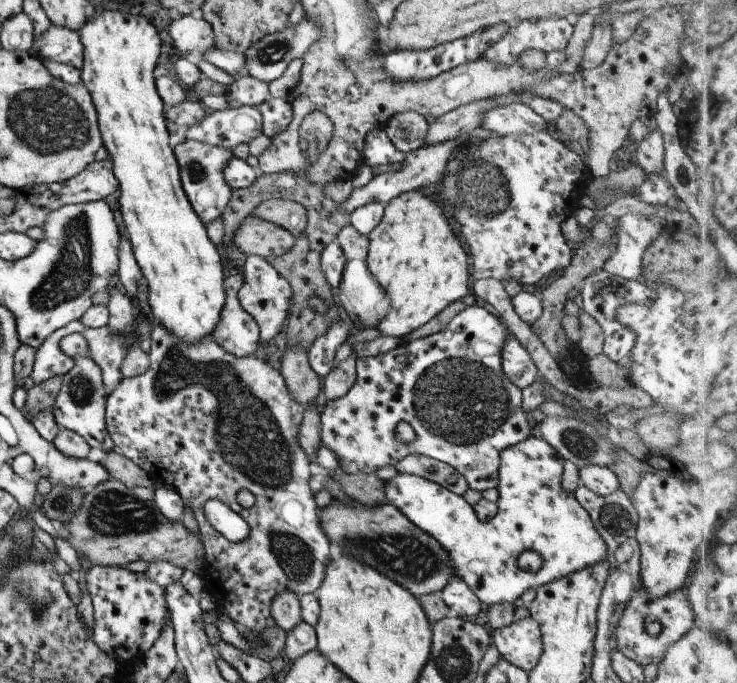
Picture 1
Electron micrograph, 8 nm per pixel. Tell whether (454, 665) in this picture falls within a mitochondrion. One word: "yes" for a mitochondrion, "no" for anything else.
yes

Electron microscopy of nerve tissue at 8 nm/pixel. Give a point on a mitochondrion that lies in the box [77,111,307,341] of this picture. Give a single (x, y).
(198, 171)

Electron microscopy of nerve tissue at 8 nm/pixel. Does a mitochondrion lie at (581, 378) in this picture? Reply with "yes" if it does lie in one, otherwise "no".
no

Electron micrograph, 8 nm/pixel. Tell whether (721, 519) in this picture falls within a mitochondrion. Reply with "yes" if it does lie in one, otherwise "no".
no

